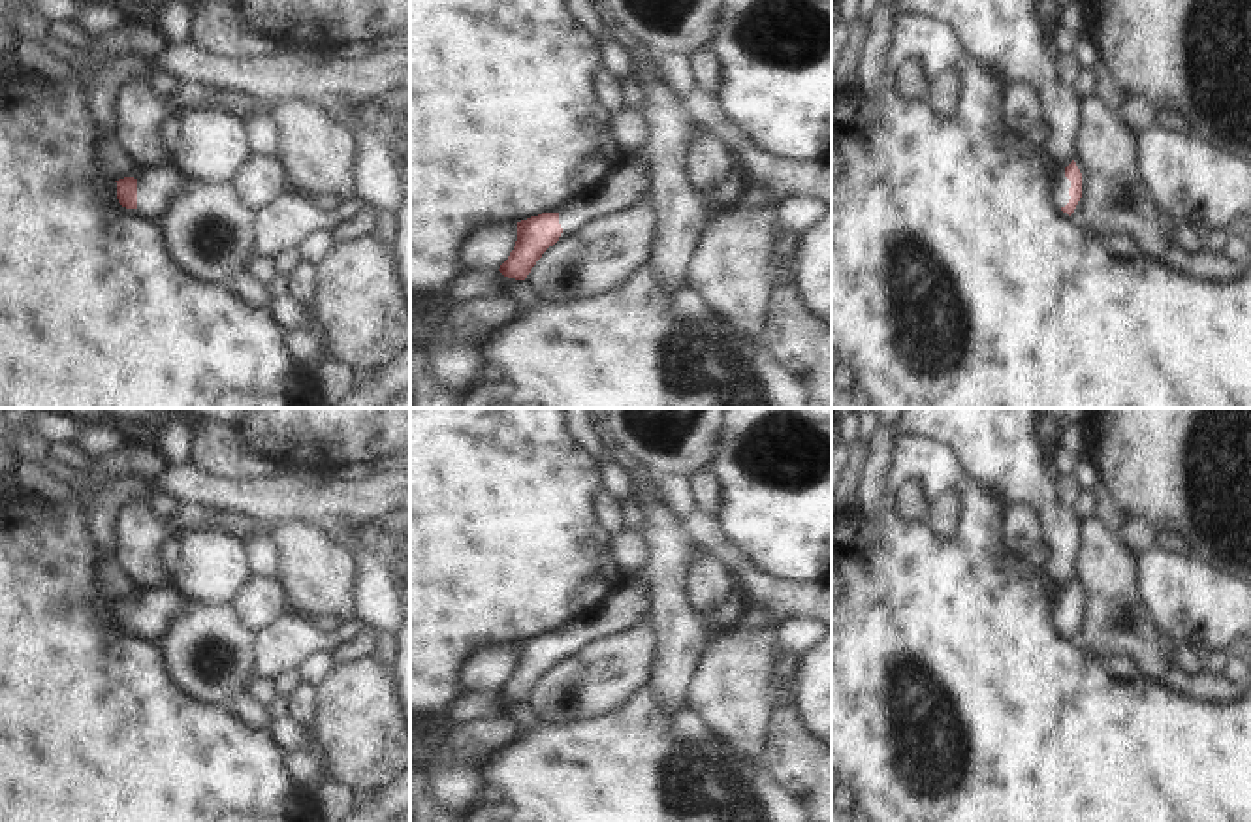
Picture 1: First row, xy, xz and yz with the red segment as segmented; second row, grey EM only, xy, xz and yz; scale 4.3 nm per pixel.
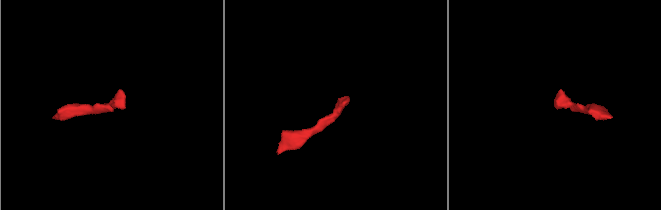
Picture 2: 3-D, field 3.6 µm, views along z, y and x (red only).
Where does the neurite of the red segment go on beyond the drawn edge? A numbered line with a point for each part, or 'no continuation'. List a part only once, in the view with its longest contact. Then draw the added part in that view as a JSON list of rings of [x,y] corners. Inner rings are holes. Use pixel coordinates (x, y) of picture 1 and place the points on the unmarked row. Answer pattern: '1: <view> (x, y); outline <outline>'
1: yz (1062, 606); outline [[[1061,596],[1054,606],[1055,606],[1057,626],[1065,628],[1071,621],[1071,617],[1069,617],[1071,602],[1065,596]]]

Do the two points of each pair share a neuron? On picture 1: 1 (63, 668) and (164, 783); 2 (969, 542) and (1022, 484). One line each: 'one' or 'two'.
1: one
2: two

